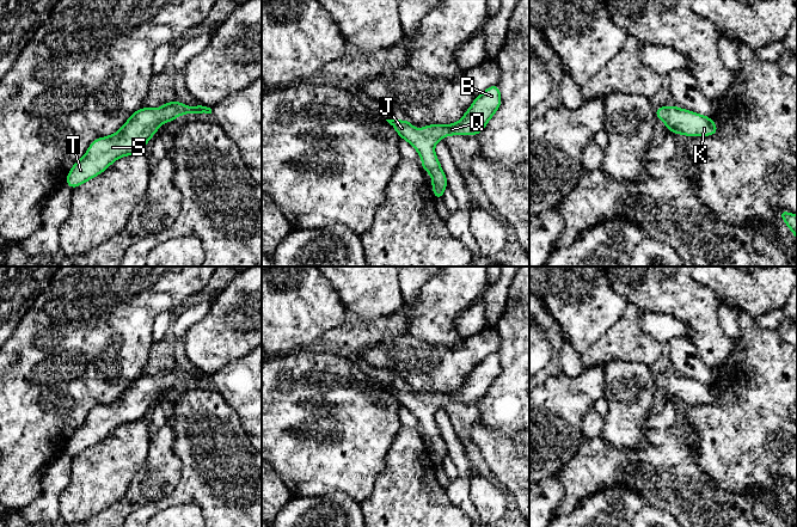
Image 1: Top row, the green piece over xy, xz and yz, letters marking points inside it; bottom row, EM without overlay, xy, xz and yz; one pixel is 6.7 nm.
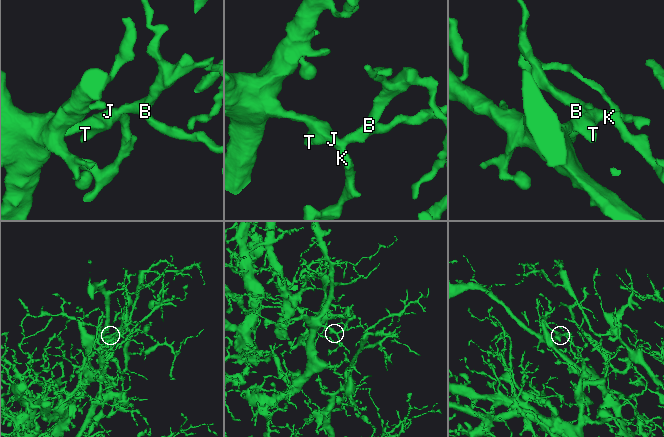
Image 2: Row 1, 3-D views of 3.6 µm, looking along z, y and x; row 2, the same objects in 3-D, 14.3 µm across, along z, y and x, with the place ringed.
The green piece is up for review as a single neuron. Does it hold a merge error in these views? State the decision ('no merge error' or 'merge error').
no merge error

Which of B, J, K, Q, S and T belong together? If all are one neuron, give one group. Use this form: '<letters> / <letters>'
B J K Q S T

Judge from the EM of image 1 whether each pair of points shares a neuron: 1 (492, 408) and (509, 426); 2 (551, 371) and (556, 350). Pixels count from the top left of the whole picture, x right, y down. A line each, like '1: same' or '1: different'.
1: same
2: same

